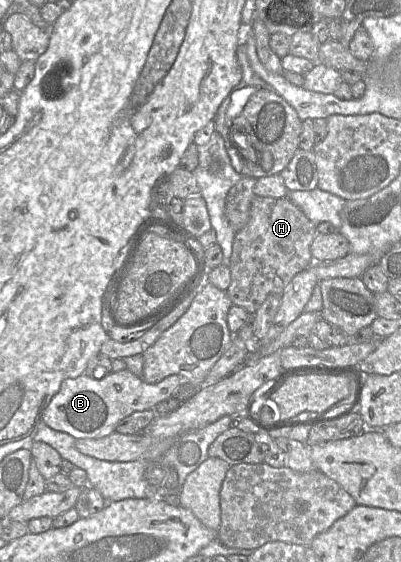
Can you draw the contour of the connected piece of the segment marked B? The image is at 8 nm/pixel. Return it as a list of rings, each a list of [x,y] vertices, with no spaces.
[[[128,369],[109,372],[102,379],[82,374],[65,379],[42,413],[42,422],[51,429],[76,439],[99,439],[115,432],[121,420],[136,411],[150,410],[157,403],[171,397],[182,383],[178,375],[170,375],[155,384],[148,384]]]

